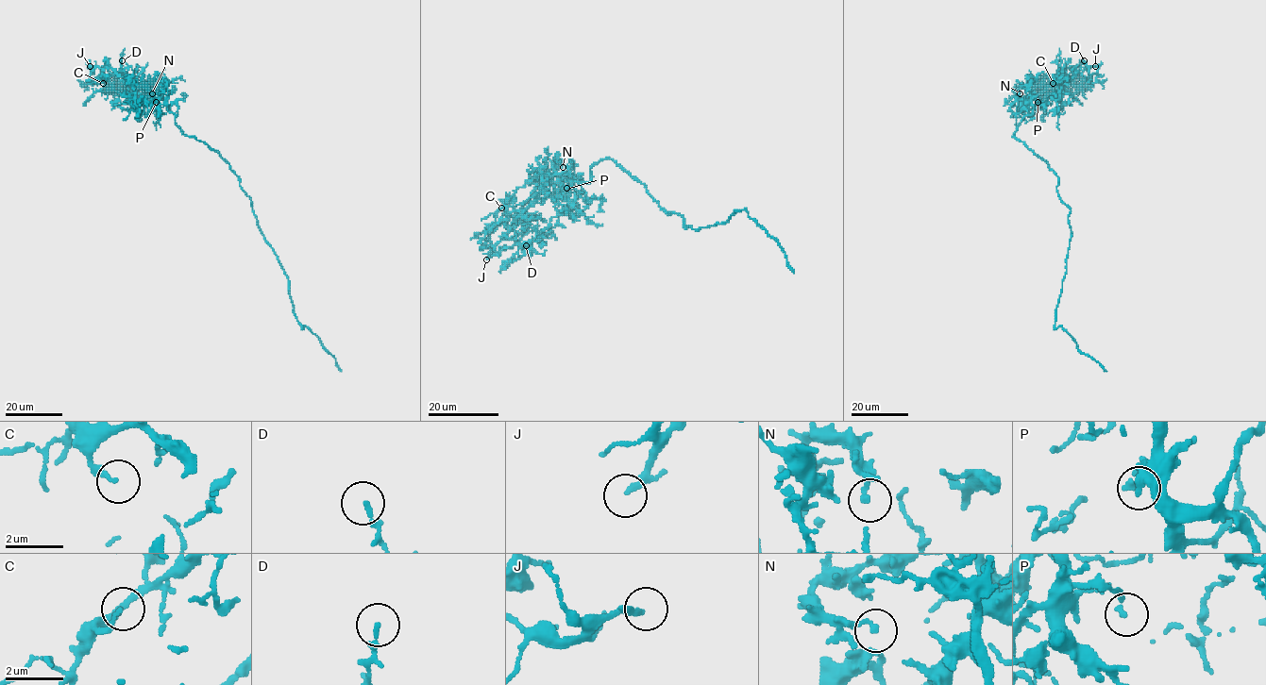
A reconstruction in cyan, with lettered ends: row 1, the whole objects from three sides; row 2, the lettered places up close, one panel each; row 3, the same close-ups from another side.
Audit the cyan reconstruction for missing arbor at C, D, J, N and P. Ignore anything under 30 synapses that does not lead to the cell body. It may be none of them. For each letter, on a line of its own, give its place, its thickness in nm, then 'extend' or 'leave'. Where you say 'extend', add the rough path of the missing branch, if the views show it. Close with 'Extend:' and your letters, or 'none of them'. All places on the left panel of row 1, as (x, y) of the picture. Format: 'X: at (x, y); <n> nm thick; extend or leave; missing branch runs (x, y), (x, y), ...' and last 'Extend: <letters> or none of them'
C: at (103, 83); 120 nm thick; leave
D: at (122, 60); 140 nm thick; leave
J: at (90, 66); 170 nm thick; leave
N: at (152, 93); 170 nm thick; leave
P: at (156, 102); 190 nm thick; leave
Extend: none of them

